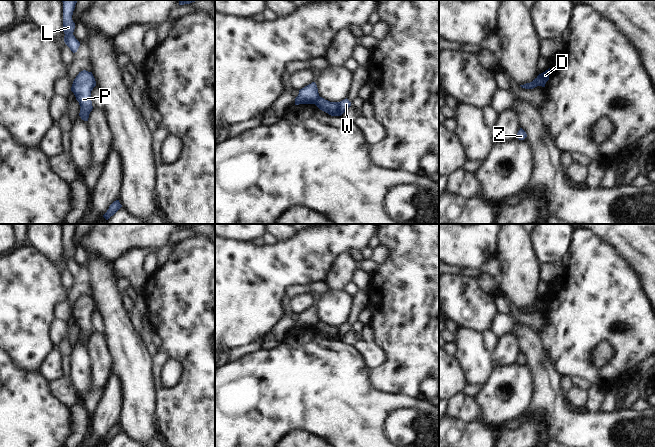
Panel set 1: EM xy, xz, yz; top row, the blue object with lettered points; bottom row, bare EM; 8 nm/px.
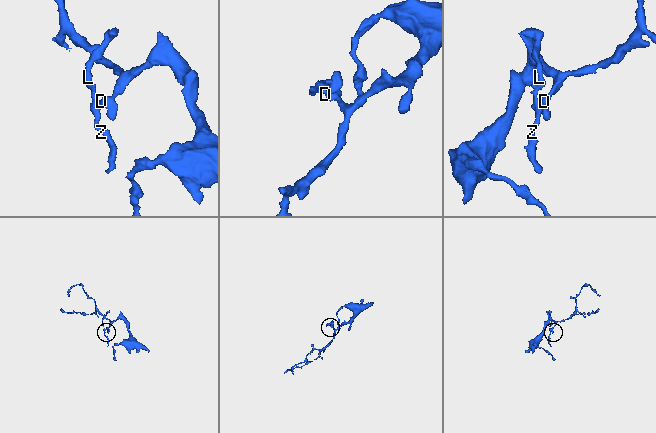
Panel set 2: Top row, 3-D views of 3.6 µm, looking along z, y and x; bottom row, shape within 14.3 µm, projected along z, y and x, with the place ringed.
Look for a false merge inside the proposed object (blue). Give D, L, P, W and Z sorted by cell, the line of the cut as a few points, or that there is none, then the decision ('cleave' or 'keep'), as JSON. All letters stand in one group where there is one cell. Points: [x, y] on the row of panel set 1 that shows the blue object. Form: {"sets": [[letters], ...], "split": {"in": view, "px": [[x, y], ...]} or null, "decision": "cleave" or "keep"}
{"sets": [["D", "W"], ["L", "P", "Z"]], "split": {"in": "xz", "px": [[319, 96], [314, 103]]}, "decision": "cleave"}

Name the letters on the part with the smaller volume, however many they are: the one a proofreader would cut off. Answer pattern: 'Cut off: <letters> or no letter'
Cut off: L, P, Z

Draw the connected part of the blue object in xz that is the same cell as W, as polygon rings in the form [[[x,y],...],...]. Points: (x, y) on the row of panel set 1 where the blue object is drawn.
[[[319,96],[315,105],[331,116],[341,116],[351,106],[351,102],[347,98],[340,102],[330,102]]]

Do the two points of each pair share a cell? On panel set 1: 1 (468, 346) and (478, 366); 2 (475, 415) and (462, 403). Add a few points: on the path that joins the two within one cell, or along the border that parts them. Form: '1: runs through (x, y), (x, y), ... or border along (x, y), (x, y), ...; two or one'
1: runs through (470, 351), (474, 361); one
2: runs through (472, 412), (465, 406); one

